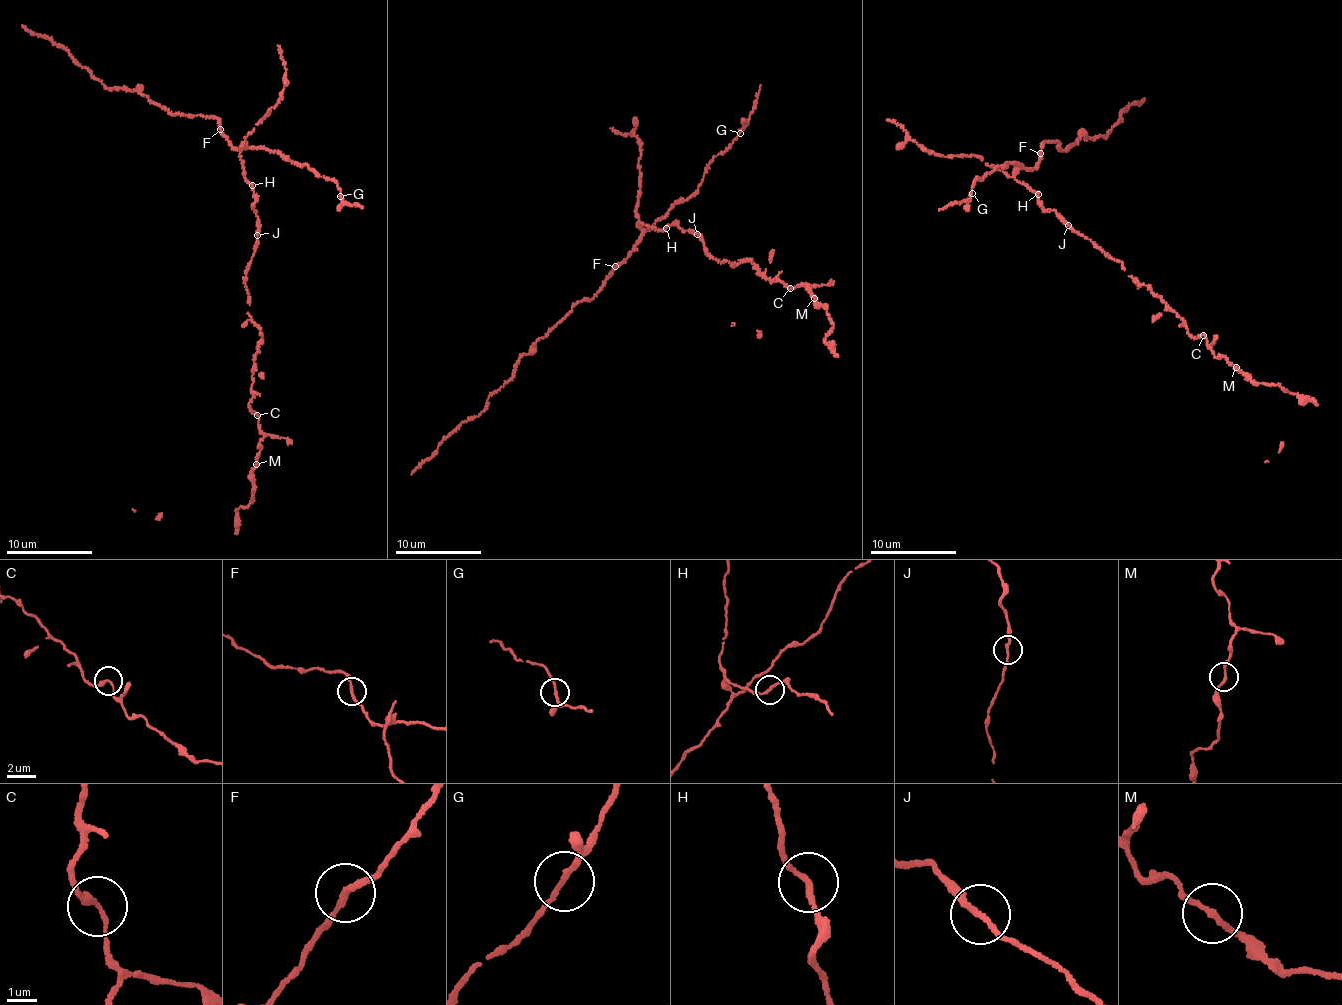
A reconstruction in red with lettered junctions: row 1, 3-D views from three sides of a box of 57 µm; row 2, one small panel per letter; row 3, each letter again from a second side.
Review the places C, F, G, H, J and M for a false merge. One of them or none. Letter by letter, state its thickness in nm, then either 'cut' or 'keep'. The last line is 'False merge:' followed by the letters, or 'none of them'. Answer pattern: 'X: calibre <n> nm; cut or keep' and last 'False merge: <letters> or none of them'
C: calibre 200 nm; keep
F: calibre 200 nm; keep
G: calibre 160 nm; keep
H: calibre 170 nm; keep
J: calibre 170 nm; keep
M: calibre 170 nm; keep
False merge: none of them

